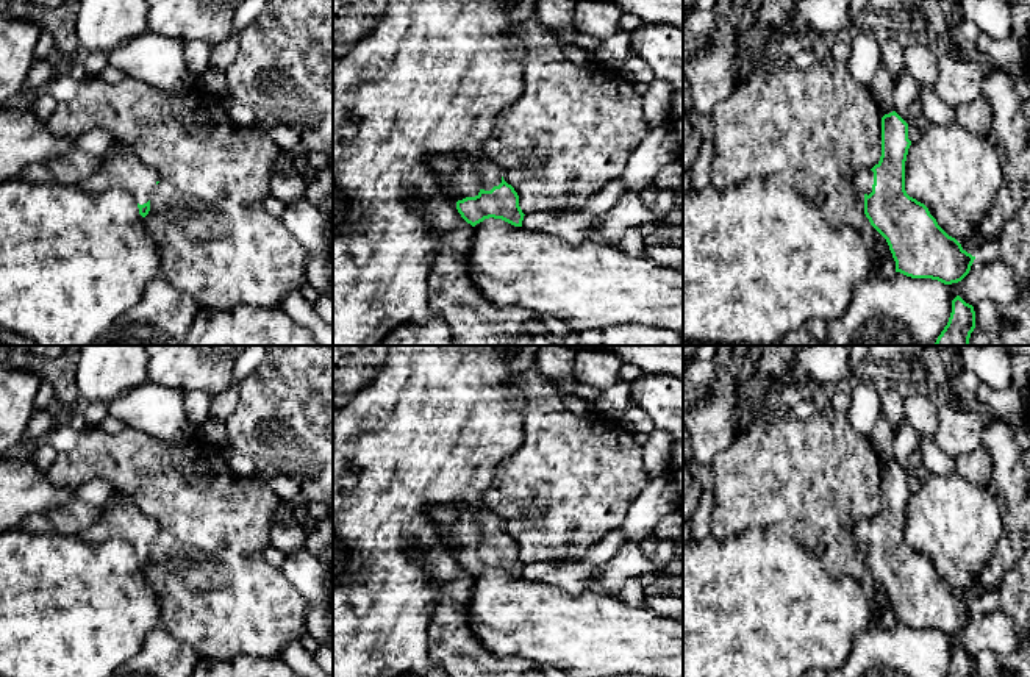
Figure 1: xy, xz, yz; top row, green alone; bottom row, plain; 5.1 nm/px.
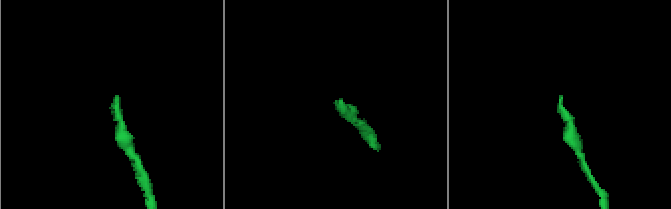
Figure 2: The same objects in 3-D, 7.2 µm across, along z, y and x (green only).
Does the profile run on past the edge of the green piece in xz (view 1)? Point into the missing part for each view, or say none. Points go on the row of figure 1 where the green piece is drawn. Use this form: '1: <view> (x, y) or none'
1: xz (489, 172)

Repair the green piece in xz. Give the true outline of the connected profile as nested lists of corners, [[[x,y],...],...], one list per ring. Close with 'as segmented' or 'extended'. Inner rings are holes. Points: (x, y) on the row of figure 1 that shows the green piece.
[[[488,158],[477,163],[481,189],[475,197],[456,202],[461,217],[475,227],[485,219],[502,219],[514,227],[522,227],[524,213],[519,206],[519,195],[503,180],[503,169]]] | extended

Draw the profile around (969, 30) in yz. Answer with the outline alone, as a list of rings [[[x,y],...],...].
[[[963,19],[958,27],[966,44],[974,44],[982,34],[978,27],[971,20]]]

